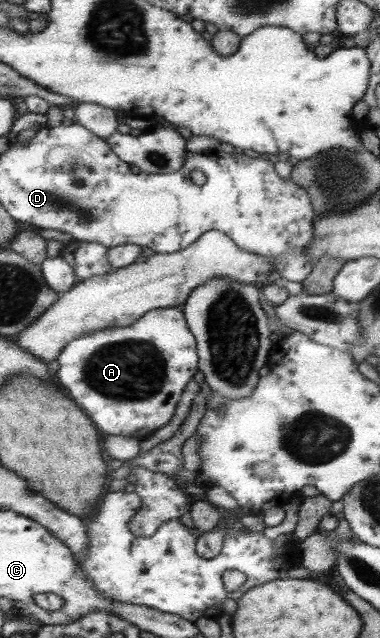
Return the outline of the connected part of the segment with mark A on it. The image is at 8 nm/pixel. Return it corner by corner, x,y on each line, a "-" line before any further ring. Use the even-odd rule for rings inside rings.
171,307
149,311
131,326
81,337
65,347
56,363
60,364
59,384
71,392
102,431
113,436
135,436
143,441
173,422
185,389
200,371
200,354
196,333
190,328
183,307

